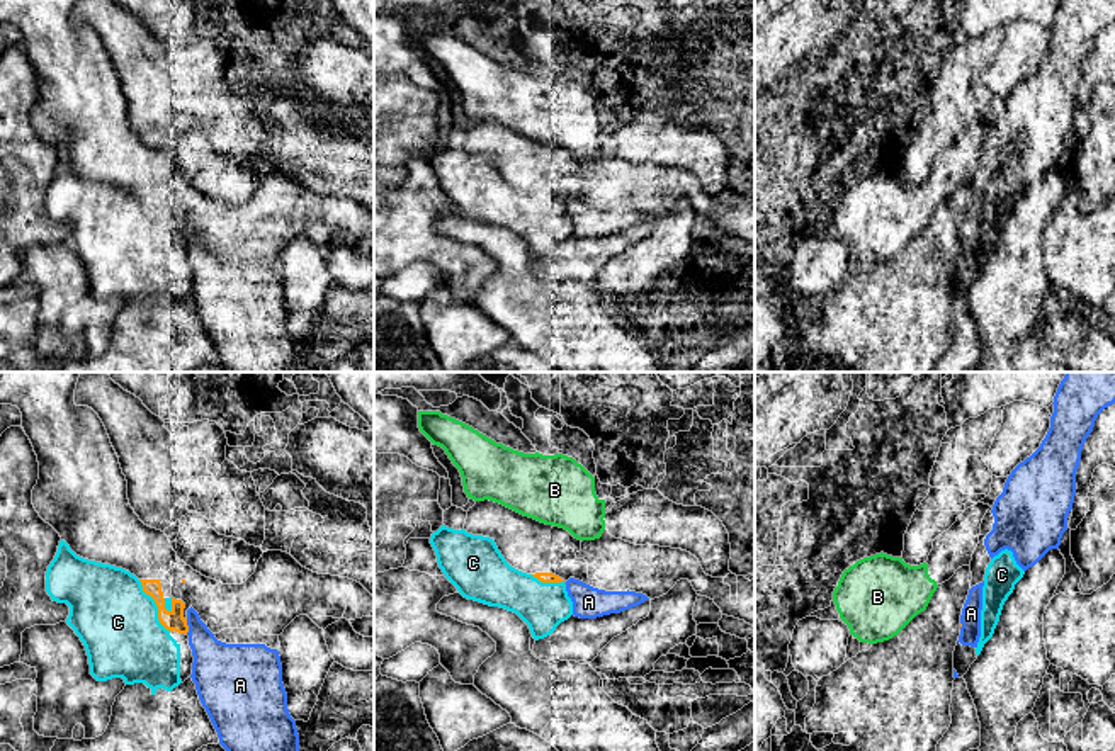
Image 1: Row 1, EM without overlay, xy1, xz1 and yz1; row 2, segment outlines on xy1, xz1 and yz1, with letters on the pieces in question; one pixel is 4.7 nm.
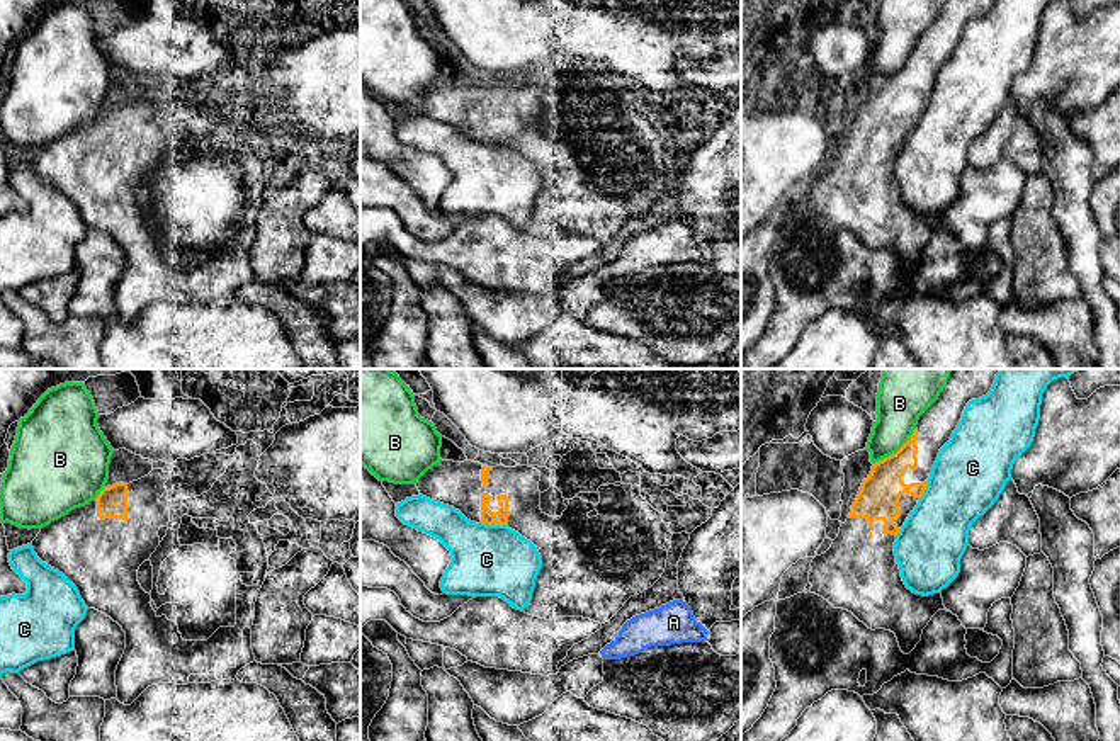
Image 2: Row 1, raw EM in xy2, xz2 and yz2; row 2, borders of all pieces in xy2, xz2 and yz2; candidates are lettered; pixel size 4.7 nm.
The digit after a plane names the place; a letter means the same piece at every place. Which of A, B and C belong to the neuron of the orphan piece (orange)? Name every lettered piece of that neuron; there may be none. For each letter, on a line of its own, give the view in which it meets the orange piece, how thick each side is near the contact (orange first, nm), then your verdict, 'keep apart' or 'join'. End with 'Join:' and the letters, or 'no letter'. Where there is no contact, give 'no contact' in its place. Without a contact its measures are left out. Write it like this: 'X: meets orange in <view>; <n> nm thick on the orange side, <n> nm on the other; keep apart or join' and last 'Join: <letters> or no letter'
A: meets orange in xy1; 100 nm thick on the orange side, 240 nm on the other; keep apart
B: meets orange in yz2; 190 nm thick on the orange side, 240 nm on the other; keep apart
C: meets orange in xy1; 100 nm thick on the orange side, 380 nm on the other; keep apart
Join: no letter

